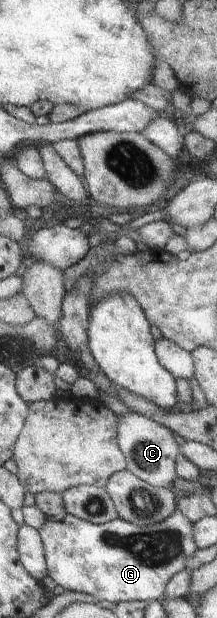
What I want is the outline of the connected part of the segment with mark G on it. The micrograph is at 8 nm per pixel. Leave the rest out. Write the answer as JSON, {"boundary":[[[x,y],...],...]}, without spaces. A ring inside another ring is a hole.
{"boundary":[[[176,511],[164,522],[140,526],[119,517],[104,524],[92,524],[73,514],[64,518],[48,518],[40,531],[48,560],[48,575],[69,591],[89,593],[96,601],[121,602],[161,601],[169,579],[185,569],[185,561],[195,555],[194,523],[182,511]]]}

